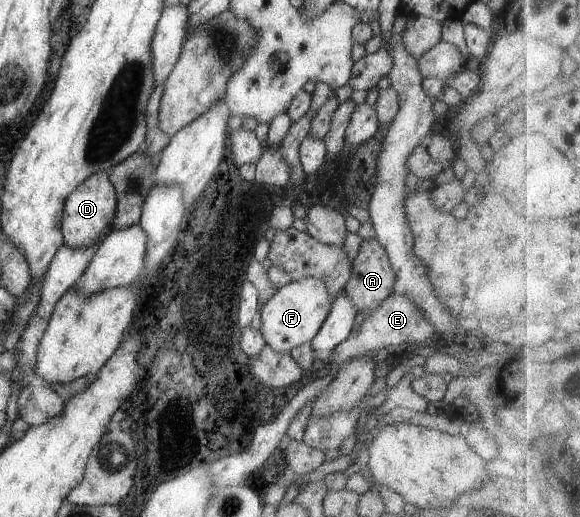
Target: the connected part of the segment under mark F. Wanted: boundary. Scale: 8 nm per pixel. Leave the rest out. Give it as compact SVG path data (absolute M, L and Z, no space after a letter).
M304 278L281 287L263 307L261 307L261 333L272 351L290 353L291 349L310 343L323 326L336 296L329 293L323 279Z

